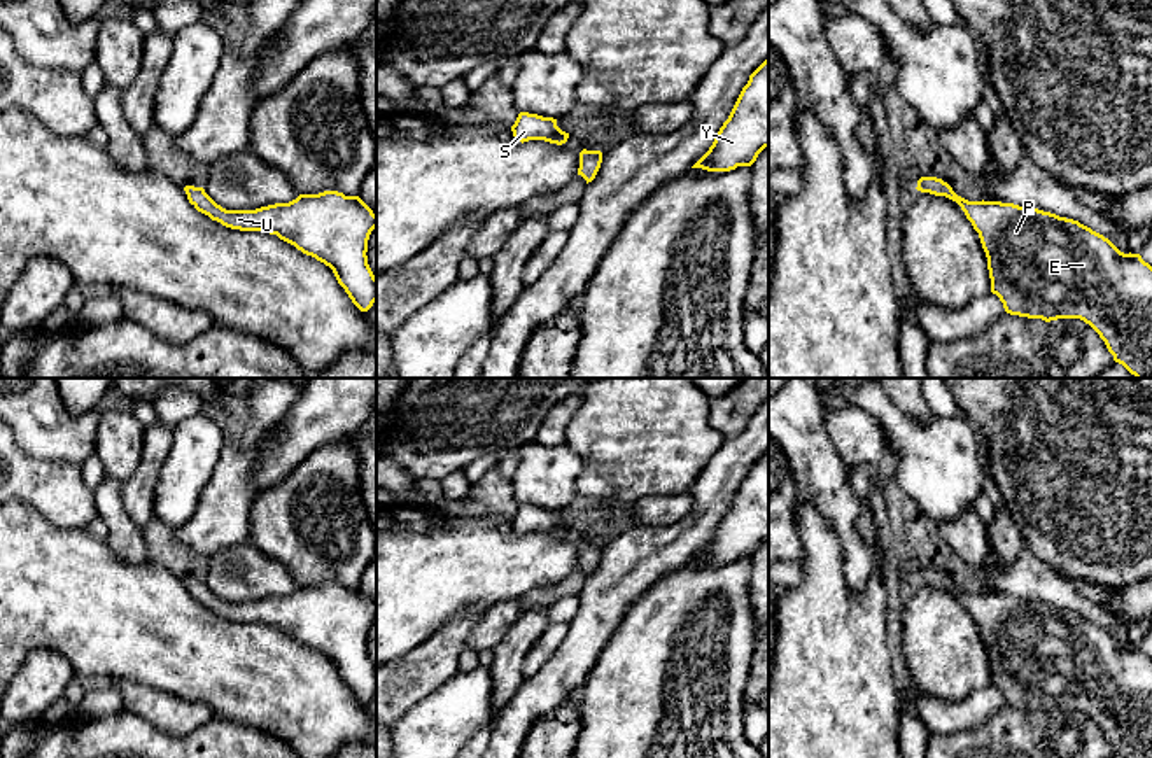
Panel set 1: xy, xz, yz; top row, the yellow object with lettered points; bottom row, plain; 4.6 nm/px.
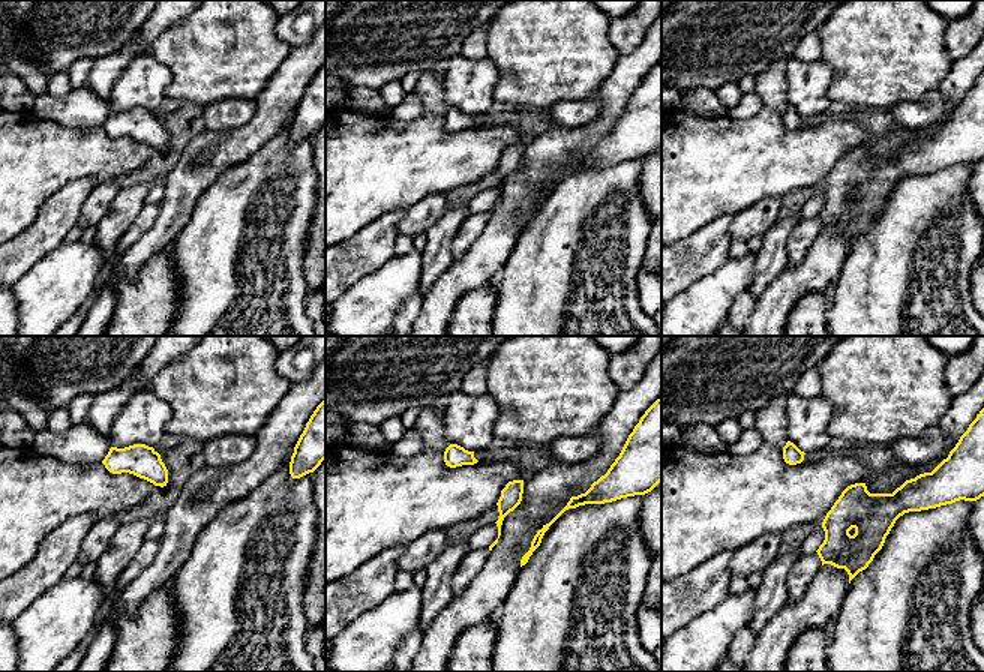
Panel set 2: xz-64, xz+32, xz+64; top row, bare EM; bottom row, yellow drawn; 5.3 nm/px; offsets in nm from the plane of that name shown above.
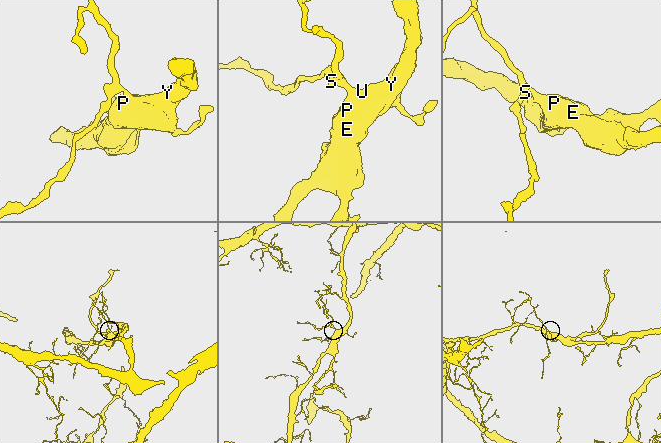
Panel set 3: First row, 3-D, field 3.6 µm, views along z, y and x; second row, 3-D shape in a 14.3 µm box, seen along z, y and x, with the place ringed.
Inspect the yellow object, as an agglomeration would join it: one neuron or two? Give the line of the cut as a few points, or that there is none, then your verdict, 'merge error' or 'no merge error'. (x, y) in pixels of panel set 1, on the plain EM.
no cut | no merge error

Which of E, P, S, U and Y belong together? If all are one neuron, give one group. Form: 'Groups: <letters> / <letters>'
Groups: E P S U Y

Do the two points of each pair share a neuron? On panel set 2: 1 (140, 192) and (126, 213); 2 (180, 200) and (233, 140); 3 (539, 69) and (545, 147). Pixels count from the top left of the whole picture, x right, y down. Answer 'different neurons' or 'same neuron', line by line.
1: same neuron
2: same neuron
3: different neurons

